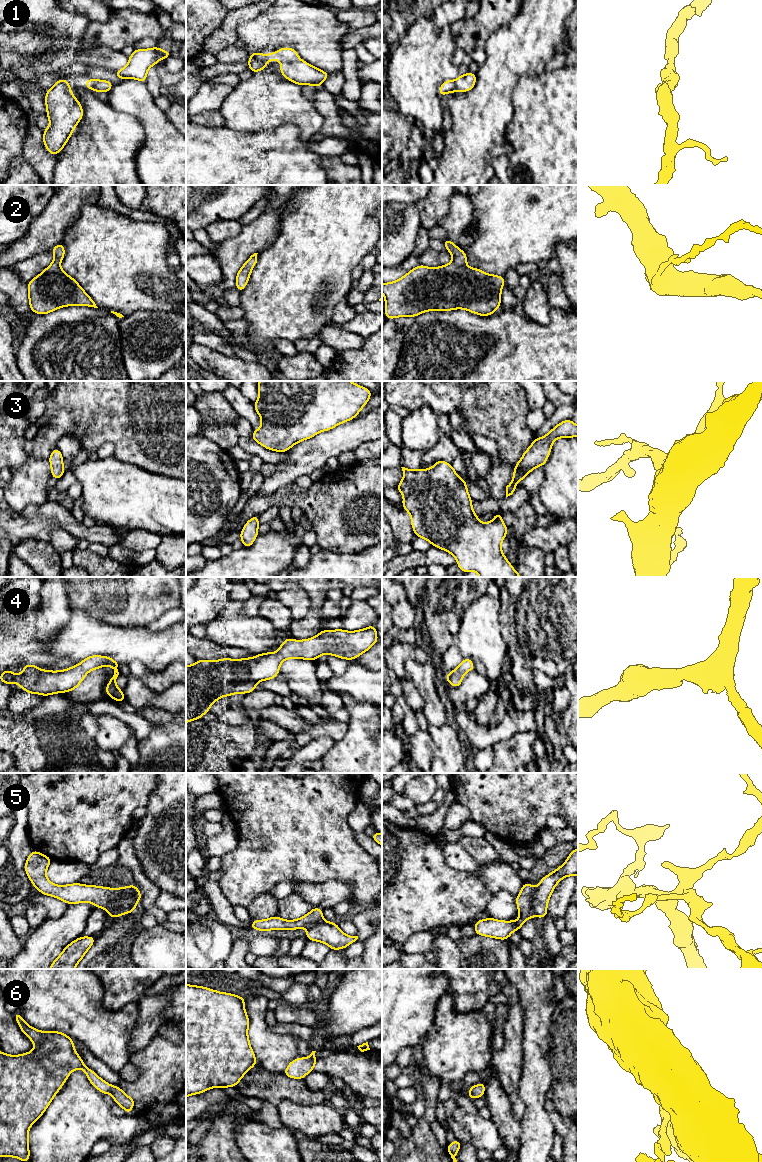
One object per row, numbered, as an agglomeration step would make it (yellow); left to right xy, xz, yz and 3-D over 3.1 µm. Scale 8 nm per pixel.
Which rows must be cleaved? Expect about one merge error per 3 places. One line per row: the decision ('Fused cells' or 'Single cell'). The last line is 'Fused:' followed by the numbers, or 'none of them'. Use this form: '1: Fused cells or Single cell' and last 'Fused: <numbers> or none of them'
1: Single cell
2: Single cell
3: Single cell
4: Single cell
5: Fused cells
6: Single cell
Fused: 5

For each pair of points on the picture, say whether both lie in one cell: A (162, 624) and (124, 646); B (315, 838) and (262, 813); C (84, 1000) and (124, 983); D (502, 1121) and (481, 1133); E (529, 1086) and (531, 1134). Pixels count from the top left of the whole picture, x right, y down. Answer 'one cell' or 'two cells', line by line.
A: two cells
B: one cell
C: two cells
D: two cells
E: one cell

